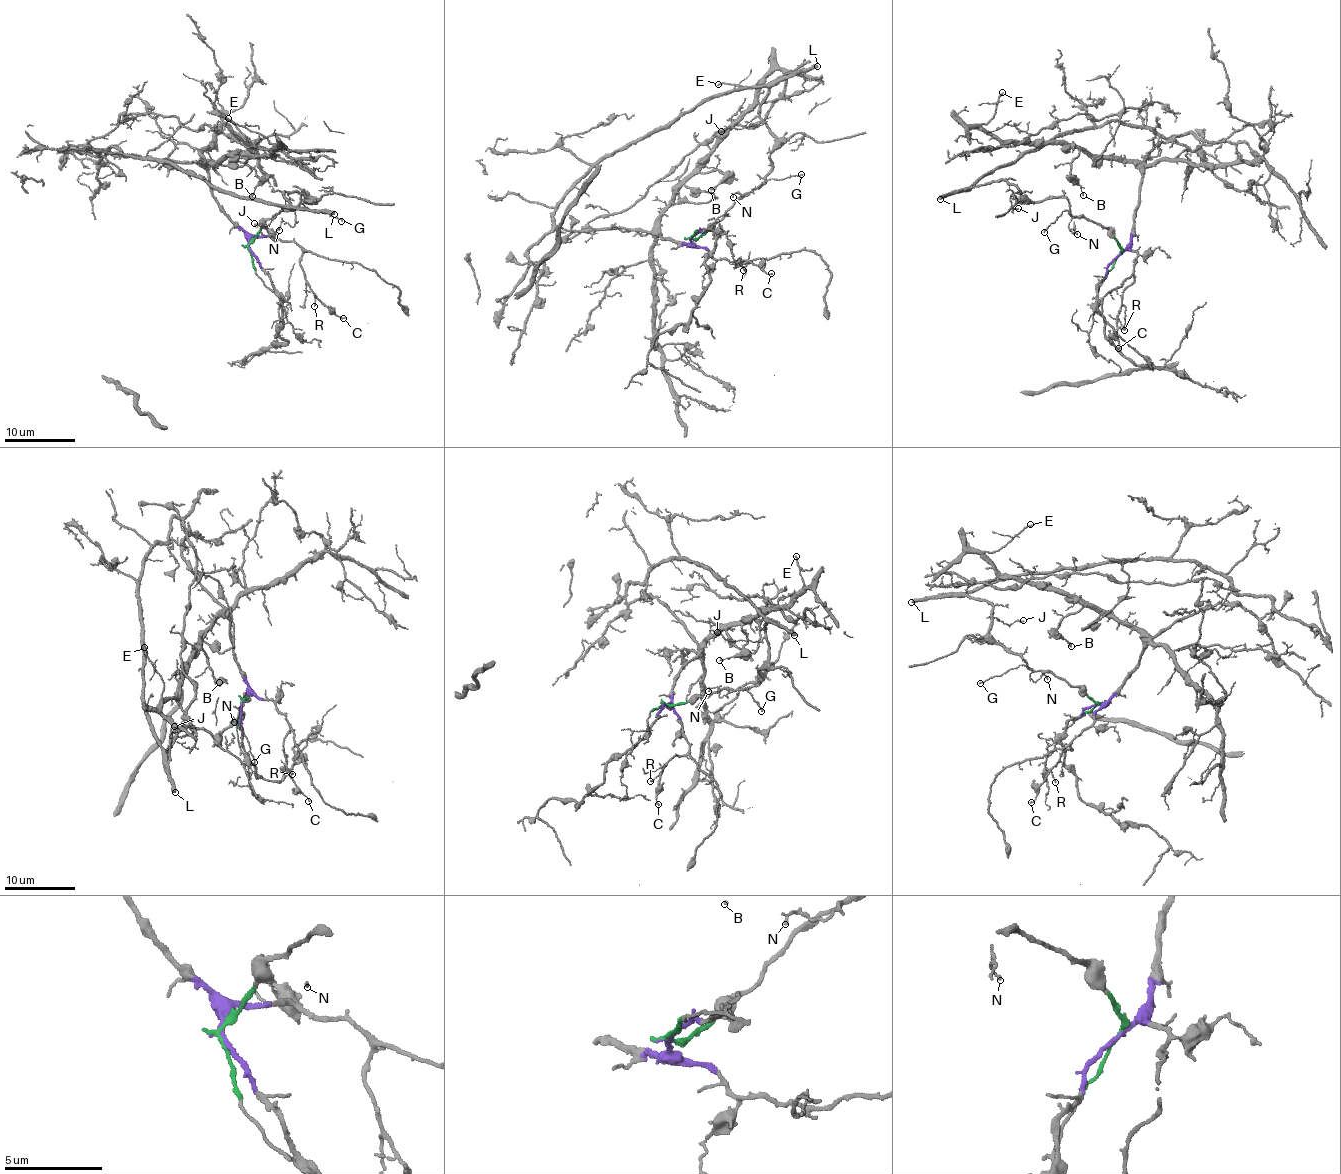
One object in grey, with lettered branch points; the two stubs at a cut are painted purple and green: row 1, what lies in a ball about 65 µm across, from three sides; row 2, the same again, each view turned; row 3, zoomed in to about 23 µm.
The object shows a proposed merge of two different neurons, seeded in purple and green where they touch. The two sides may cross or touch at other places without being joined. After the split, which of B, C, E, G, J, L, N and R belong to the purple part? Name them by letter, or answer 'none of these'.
B, C, E, R

